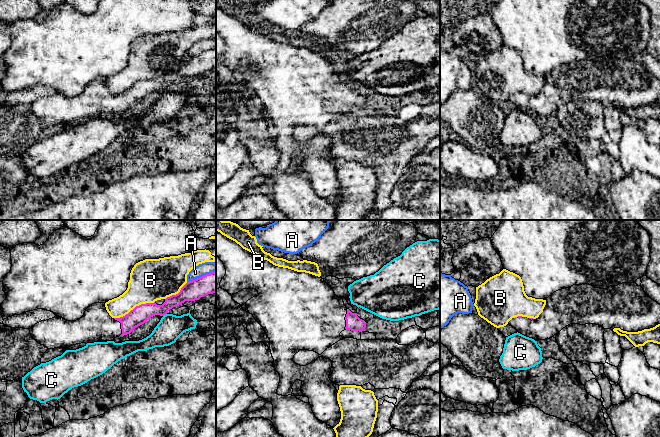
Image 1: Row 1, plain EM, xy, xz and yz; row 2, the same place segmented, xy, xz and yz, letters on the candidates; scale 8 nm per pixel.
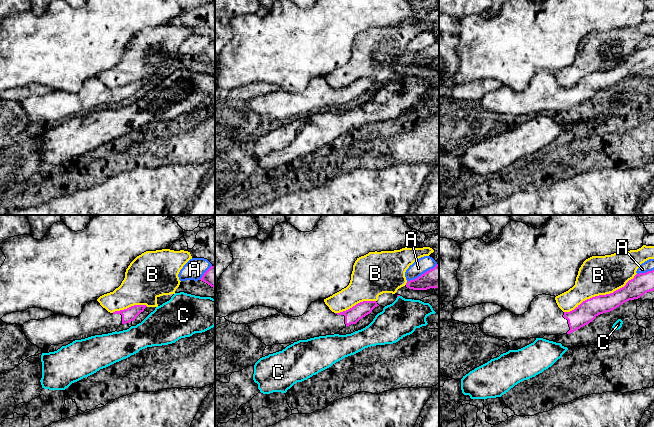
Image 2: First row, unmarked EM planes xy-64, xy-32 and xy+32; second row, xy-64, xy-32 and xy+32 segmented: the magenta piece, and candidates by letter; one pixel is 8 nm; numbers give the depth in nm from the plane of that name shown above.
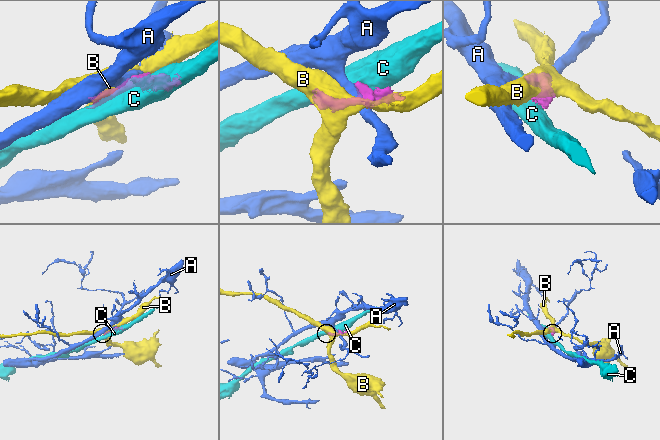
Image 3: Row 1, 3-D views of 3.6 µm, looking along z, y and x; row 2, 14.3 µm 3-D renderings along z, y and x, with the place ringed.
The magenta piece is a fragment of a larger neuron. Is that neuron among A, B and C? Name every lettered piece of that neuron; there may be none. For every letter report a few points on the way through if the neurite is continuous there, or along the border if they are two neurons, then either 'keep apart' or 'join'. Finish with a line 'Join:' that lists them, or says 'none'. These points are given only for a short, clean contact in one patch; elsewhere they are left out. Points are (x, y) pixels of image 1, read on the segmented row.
A: border along xy (215, 271), (187, 282); keep apart
B: keep apart
C: keep apart
Join: none

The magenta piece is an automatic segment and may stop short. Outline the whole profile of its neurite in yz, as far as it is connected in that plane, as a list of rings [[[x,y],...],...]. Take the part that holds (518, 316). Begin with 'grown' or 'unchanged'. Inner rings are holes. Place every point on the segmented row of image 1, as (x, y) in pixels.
grown; [[[622,283],[607,289],[595,288],[589,284],[573,285],[554,292],[545,300],[546,305],[538,318],[518,316],[508,324],[518,333],[537,341],[554,337],[570,324],[596,324],[604,329],[620,328],[627,332],[638,332],[660,324],[660,304],[652,300],[636,283]]]

